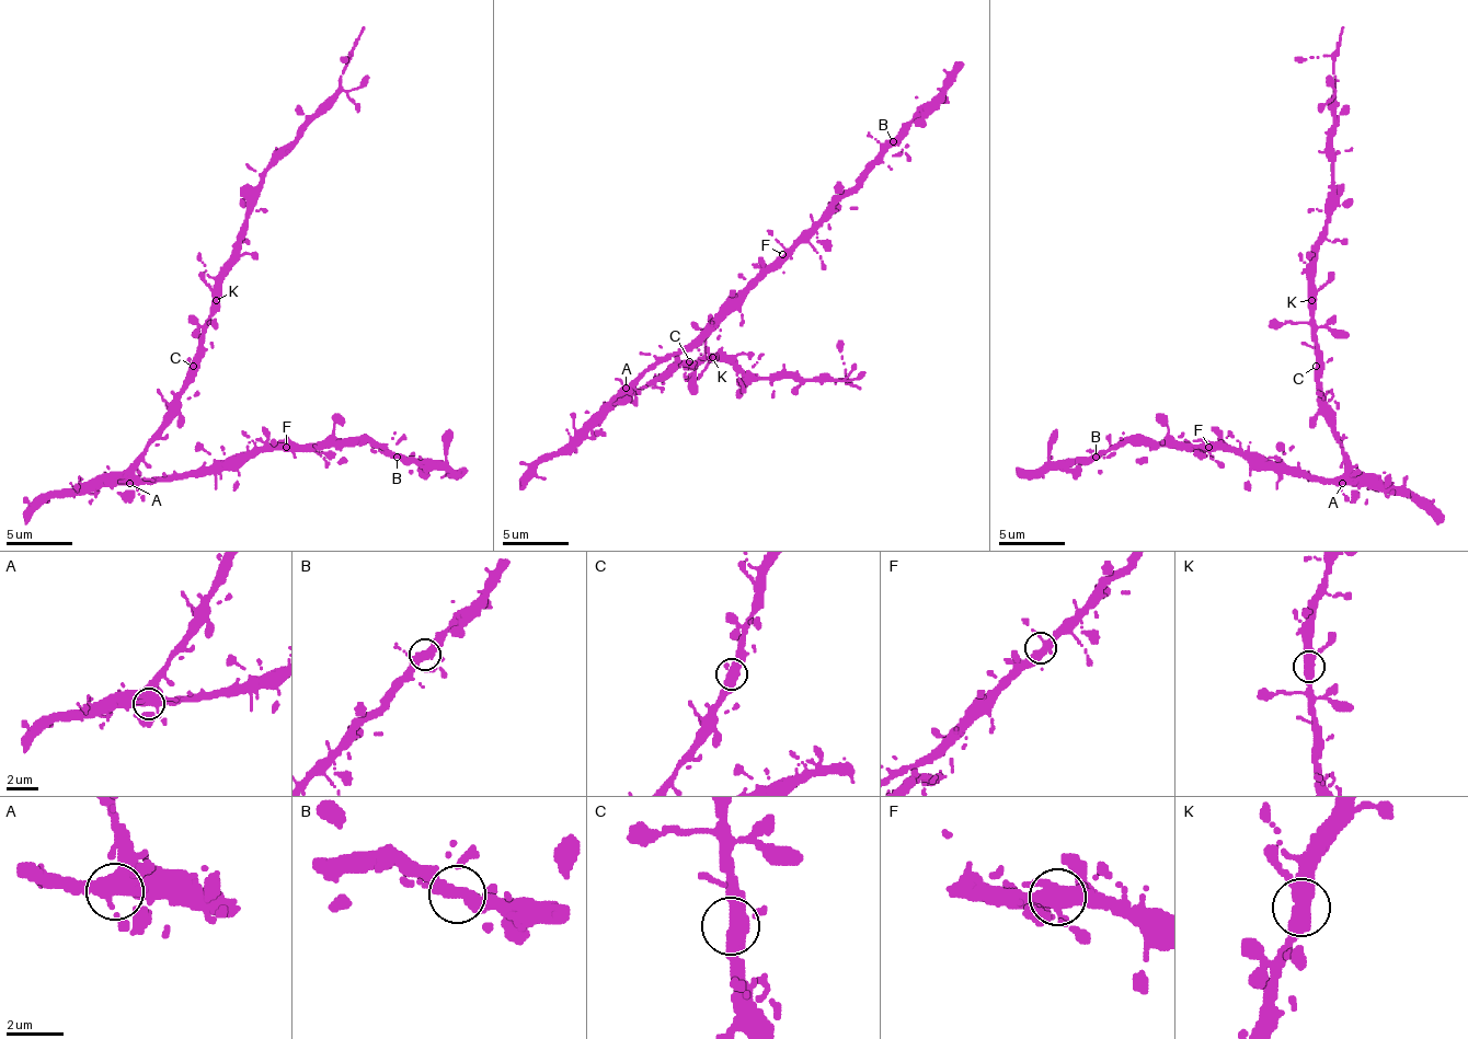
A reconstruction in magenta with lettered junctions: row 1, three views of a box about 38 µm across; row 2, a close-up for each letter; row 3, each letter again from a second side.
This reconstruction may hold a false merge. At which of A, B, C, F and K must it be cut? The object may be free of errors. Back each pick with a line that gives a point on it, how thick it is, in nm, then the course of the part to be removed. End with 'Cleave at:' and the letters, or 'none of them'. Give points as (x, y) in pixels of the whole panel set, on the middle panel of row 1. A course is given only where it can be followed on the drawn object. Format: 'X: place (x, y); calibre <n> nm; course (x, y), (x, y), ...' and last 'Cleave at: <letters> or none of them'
Cleave at: none of them

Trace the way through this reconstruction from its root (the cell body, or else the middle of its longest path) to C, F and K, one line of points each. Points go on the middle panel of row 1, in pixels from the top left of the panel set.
C: (642, 388), (666, 371), (689, 361)
F: (642, 388), (629, 391), (645, 371), (673, 355), (686, 351), (782, 254)
K: (642, 388), (679, 365), (712, 358)

